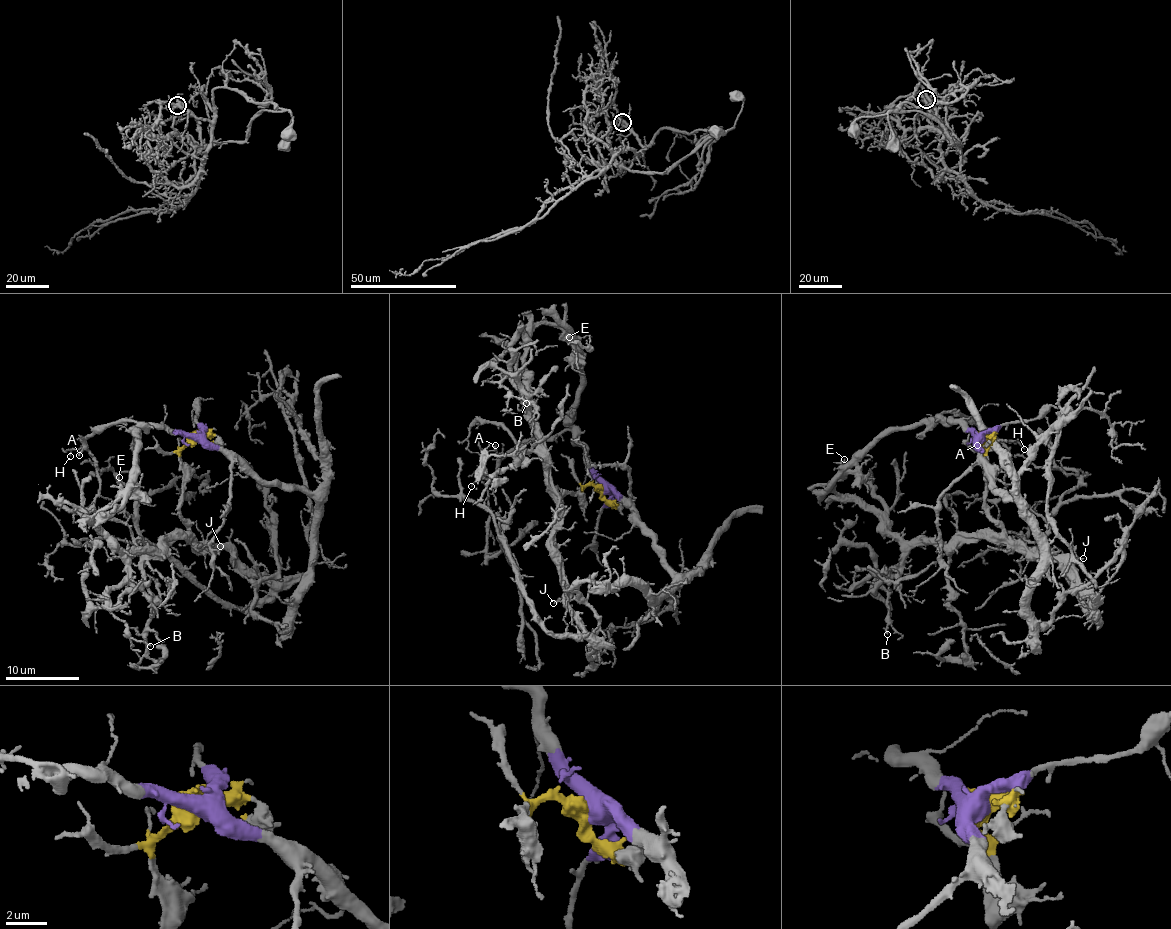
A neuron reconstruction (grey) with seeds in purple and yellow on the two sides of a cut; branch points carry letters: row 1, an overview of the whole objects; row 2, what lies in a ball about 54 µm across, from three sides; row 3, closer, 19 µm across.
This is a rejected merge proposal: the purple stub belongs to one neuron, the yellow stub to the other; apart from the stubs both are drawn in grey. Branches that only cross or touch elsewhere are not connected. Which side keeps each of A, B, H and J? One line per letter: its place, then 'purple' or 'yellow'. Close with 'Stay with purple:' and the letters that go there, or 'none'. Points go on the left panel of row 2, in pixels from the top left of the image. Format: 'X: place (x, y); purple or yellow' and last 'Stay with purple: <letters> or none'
A: place (79, 455); purple
B: place (150, 646); yellow
H: place (70, 456); purple
J: place (220, 546); yellow
Stay with purple: A, H

